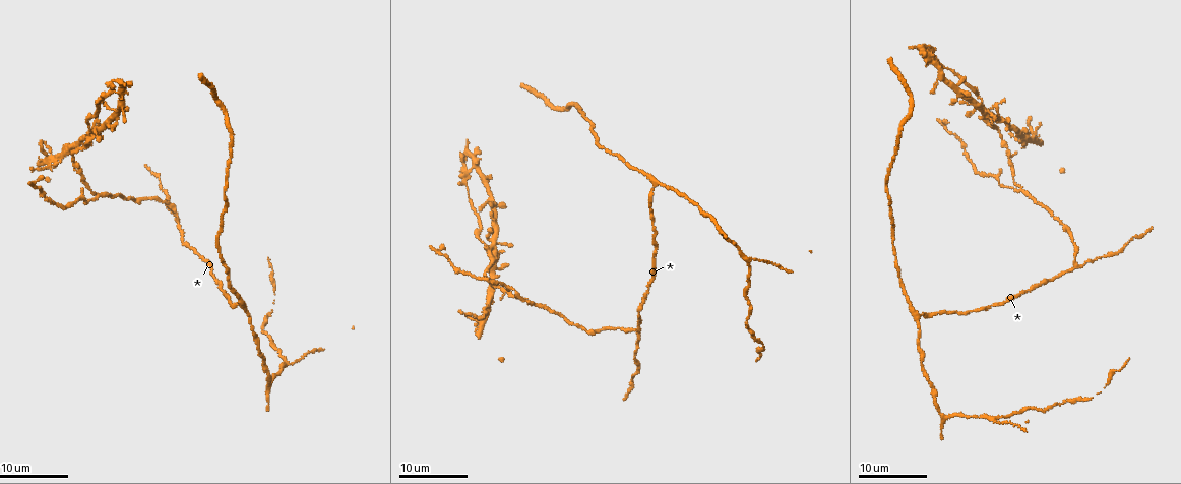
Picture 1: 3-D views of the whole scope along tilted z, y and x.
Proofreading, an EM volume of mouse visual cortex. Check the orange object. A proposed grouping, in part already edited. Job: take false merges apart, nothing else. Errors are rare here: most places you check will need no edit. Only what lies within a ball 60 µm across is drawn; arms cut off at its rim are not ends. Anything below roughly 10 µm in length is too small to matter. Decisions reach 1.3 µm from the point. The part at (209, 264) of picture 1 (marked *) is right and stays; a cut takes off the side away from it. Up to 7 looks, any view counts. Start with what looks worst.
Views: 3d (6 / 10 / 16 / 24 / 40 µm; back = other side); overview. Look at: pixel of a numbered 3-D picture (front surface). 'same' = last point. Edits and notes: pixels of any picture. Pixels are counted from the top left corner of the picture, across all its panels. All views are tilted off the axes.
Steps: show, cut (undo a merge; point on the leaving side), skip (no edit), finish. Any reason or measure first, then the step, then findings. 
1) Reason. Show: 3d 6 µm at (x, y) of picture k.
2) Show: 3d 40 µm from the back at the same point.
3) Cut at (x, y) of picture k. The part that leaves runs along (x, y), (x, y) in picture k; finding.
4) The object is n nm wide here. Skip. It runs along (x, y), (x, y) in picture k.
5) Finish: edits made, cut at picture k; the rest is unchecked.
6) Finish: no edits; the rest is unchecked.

Arms part here. Show: 3d 24 µm at (245, 308) of picture 1.

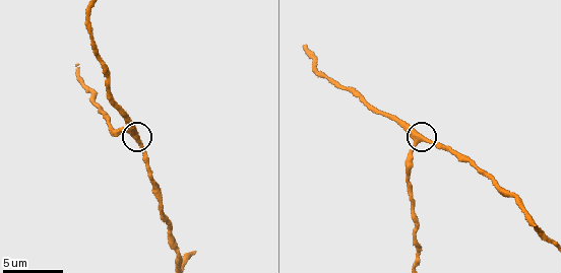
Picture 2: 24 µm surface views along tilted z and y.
Zoom in. Show: 3d 6 µm at (419, 135) of picture 2.

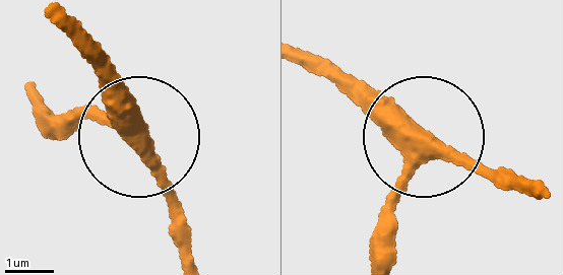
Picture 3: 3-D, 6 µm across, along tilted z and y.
Skip. It runs along (387, 255), (421, 135), (329, 84) in picture 3; continuous, no second neuron.

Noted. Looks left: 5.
Three-way junction. Show: 3d 24 µm at (1021, 189) of picture 1.

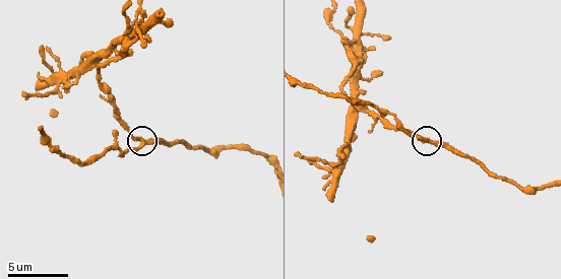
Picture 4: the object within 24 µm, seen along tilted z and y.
Show: 3d 6 µm at (427, 140) of picture 4.

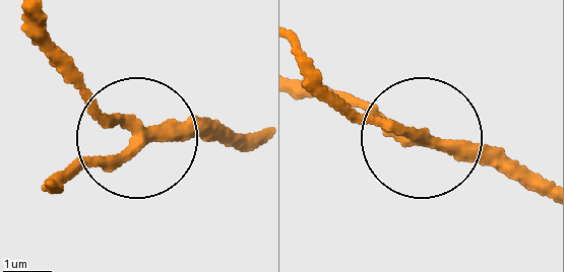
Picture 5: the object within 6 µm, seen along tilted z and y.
Skip. It runs along (251, 138), (175, 126), (50, 194) in picture 5; one neuron here.

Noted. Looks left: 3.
Two arms in line, one across. Show: 3d 16 µm at (1075, 265) of picture 1.

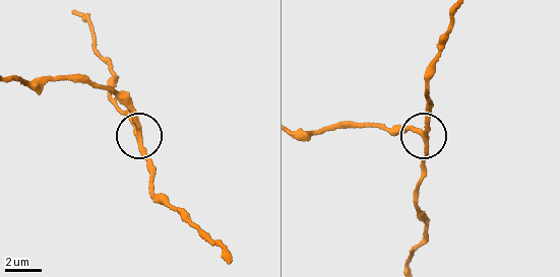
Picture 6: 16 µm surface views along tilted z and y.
Closer look. Show: 3d 6 µm at (136, 133) of picture 6.

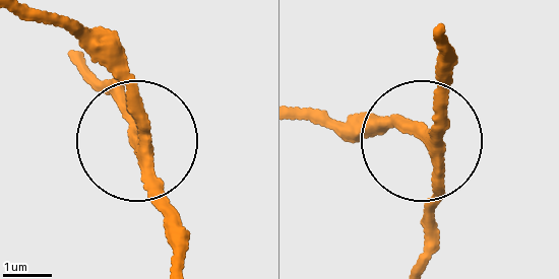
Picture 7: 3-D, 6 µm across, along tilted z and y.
3 arms meet here. Skip. It runs along (442, 57), (428, 140), (442, 187), (423, 258) in picture 7; one neuron here.

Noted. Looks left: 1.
Thick turns thin. Show: 3d 6 µm at (497, 183) of picture 2.

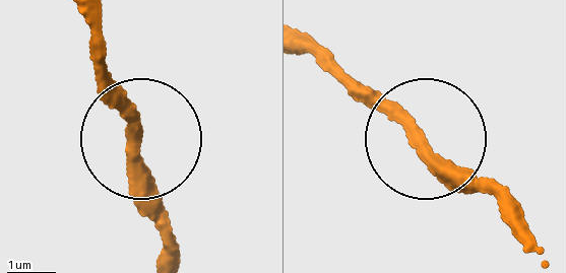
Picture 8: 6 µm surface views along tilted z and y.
Skip. All the same neuron.

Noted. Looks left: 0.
Finish: no edits; the rest is unchecked.

